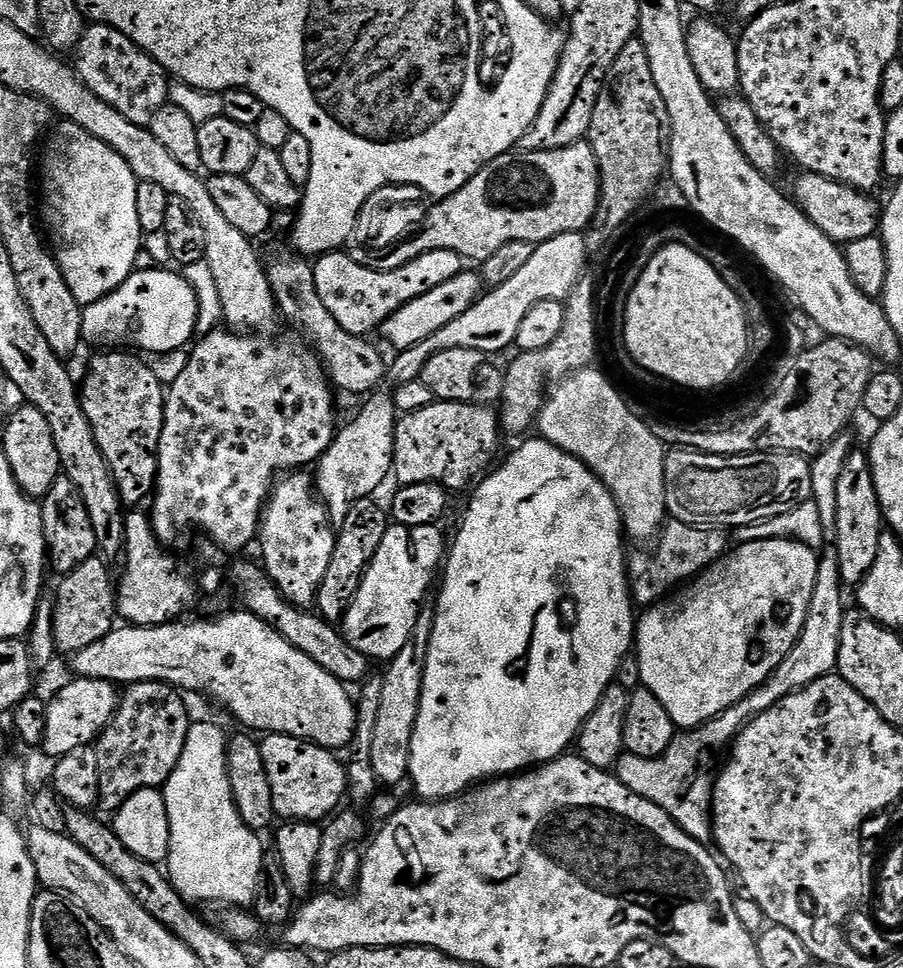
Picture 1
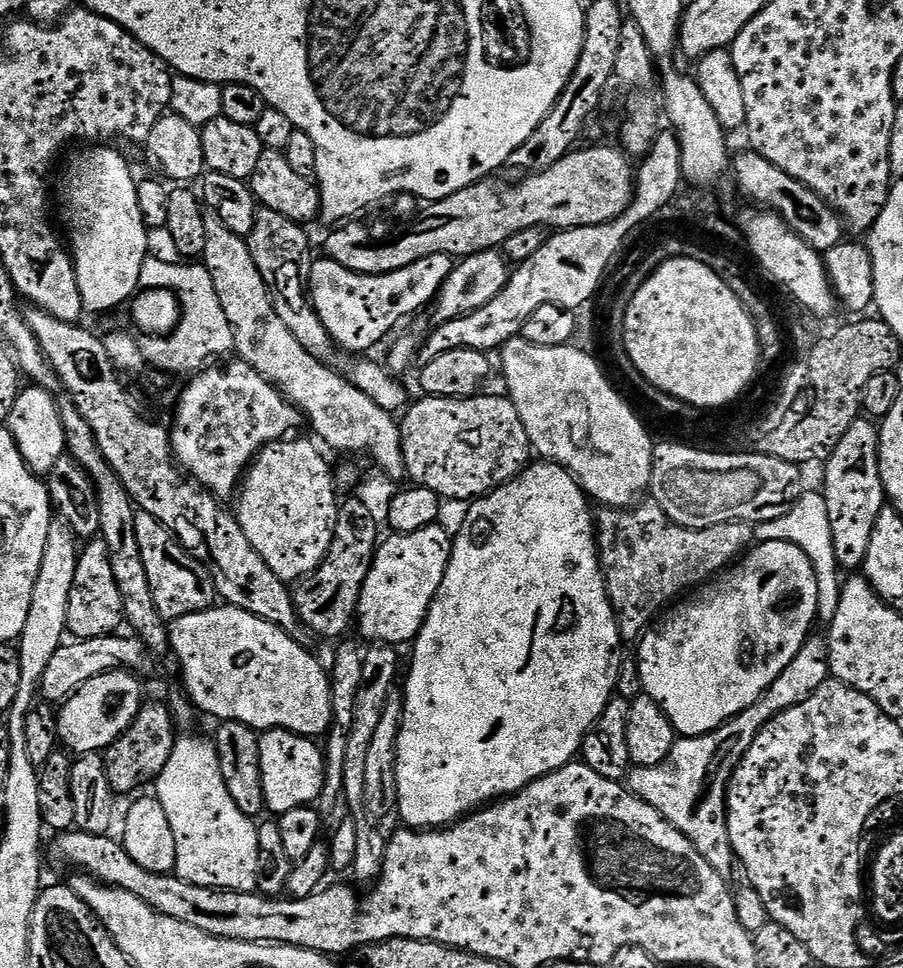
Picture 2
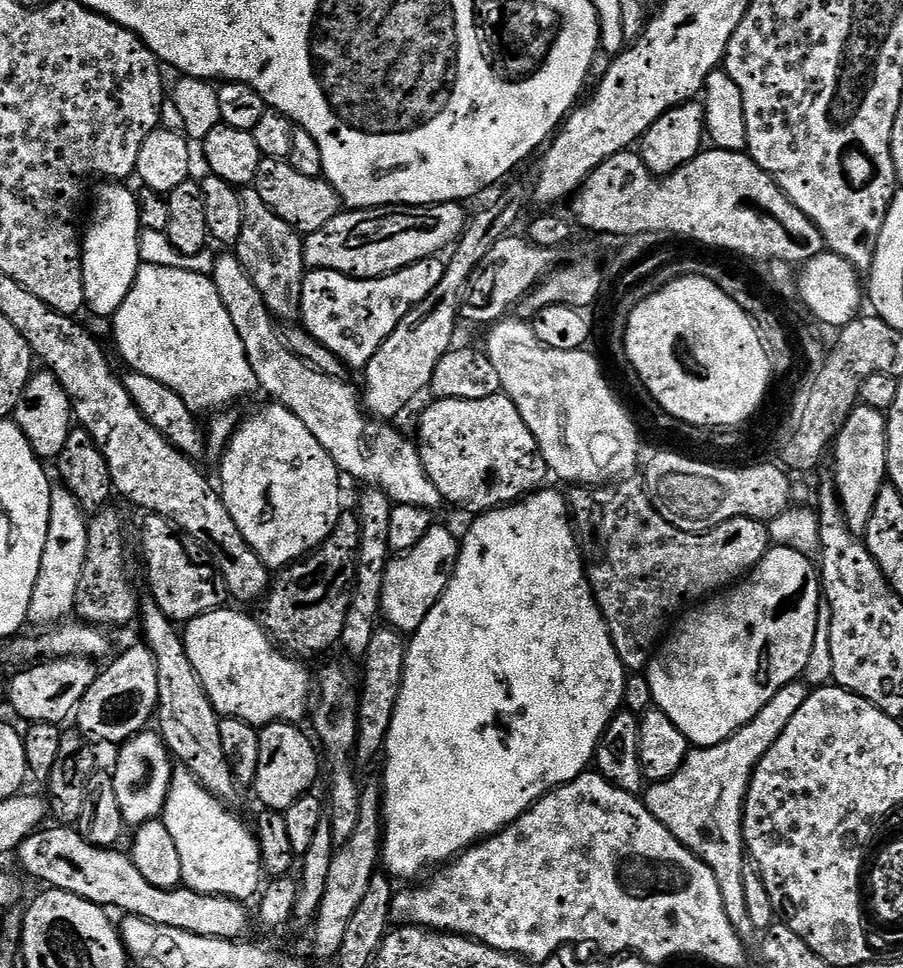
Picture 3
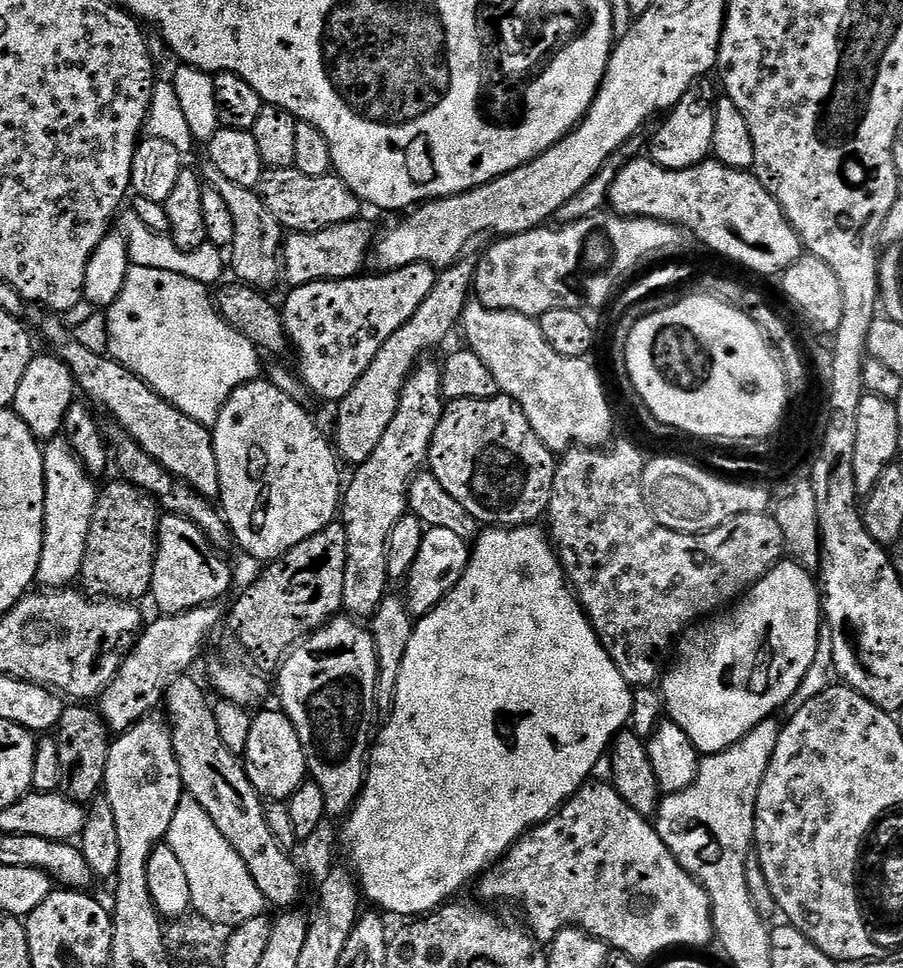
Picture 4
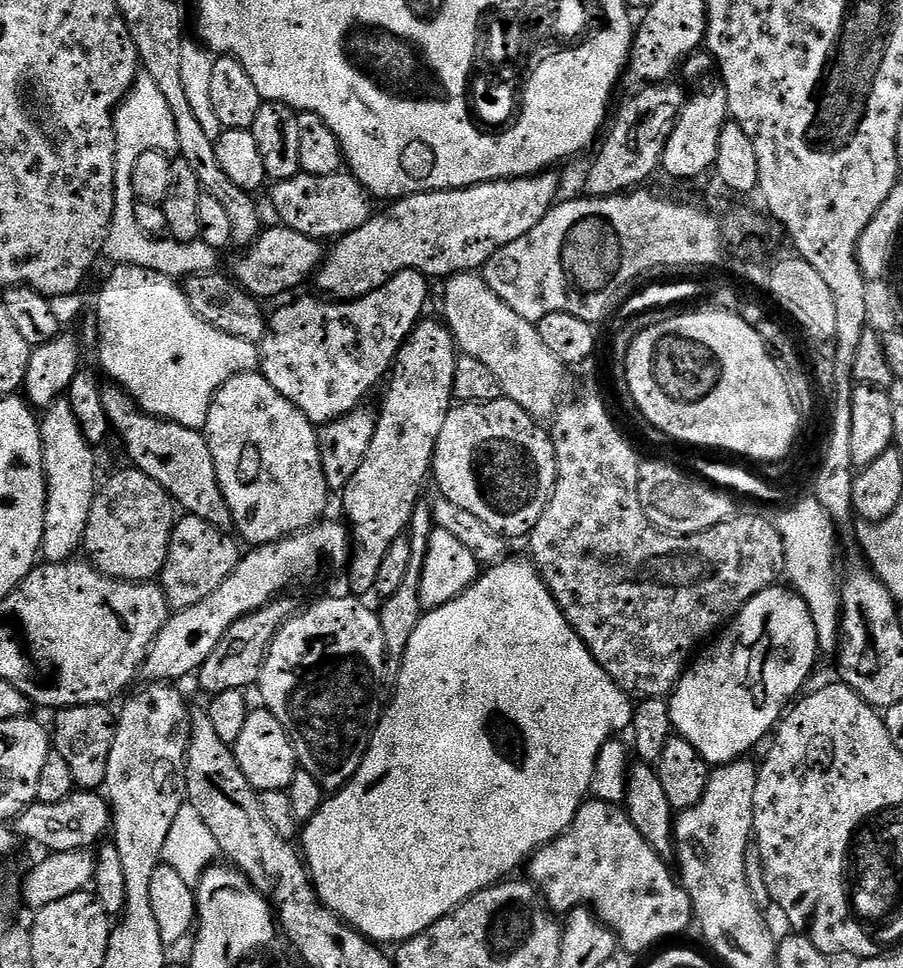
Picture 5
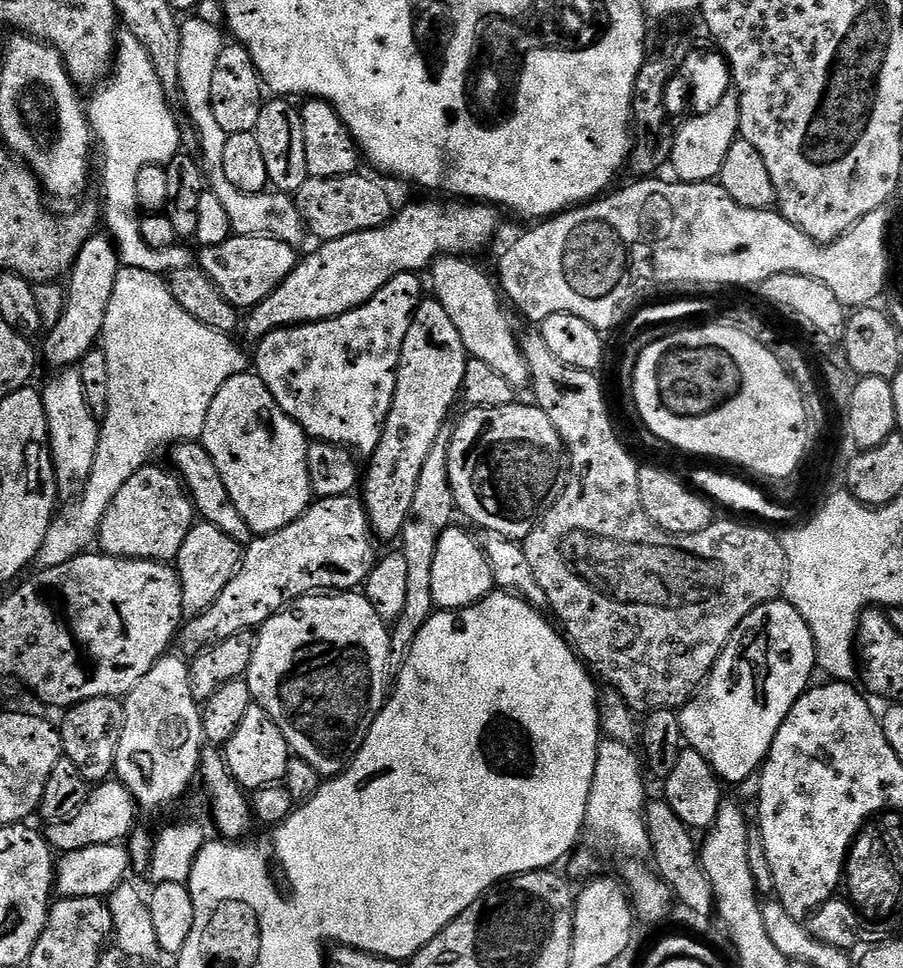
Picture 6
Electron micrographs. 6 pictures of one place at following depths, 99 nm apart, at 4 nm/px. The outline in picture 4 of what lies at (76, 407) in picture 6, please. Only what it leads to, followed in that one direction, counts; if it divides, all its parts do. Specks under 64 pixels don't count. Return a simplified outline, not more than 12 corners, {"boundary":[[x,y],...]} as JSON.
{"boundary":[[63,435],[44,454],[37,583],[80,577],[98,484]]}

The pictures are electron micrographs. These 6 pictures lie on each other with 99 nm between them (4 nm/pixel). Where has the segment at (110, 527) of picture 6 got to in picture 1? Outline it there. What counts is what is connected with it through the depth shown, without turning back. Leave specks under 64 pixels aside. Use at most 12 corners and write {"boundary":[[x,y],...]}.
{"boundary":[[90,557],[54,595],[64,654],[106,638],[118,620],[107,559]]}

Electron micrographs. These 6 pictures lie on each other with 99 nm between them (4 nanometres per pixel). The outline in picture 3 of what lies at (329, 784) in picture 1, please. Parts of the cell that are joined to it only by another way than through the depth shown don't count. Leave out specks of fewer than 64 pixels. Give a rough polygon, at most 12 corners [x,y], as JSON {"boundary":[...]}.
{"boundary":[[292,722],[259,729],[256,796],[286,810],[313,791],[321,757]]}

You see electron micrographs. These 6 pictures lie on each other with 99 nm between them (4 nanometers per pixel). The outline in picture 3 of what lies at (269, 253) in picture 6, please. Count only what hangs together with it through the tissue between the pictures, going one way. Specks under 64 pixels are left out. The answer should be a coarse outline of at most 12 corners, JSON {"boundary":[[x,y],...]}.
{"boundary":[[460,202],[404,206],[372,232],[342,210],[304,236],[305,269],[389,276],[451,249]]}

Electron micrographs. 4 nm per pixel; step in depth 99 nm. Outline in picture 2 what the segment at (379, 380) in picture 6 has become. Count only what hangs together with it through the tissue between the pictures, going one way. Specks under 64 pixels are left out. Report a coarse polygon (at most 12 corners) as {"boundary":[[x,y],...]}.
{"boundary":[[453,257],[363,276],[312,261],[312,307],[333,341],[368,354],[435,301]]}

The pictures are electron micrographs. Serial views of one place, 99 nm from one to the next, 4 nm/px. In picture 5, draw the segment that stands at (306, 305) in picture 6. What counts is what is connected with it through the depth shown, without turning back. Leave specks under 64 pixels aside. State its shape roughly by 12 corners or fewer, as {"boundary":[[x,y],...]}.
{"boundary":[[545,170],[414,192],[339,237],[336,302],[476,272],[557,203]]}

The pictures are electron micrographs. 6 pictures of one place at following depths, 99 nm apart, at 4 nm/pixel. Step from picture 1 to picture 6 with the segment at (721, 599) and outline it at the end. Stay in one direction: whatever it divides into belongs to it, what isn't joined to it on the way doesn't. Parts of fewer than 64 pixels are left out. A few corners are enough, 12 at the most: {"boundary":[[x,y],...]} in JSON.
{"boundary":[[783,598],[742,618],[692,701],[684,744],[725,785],[768,759],[813,683]]}

